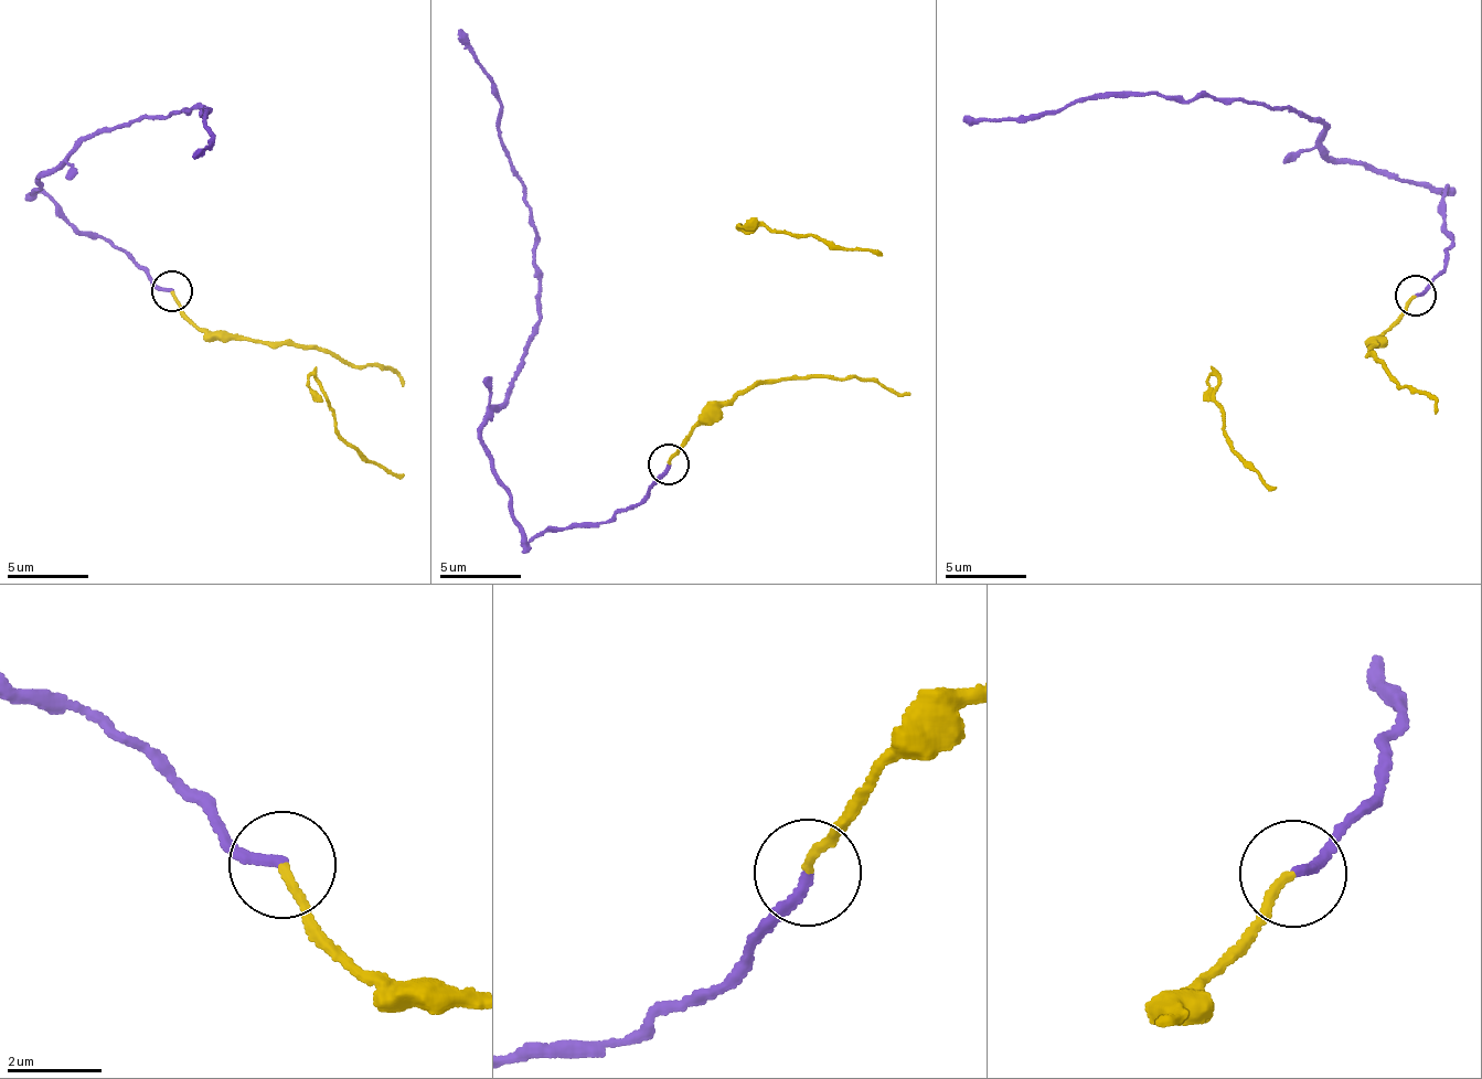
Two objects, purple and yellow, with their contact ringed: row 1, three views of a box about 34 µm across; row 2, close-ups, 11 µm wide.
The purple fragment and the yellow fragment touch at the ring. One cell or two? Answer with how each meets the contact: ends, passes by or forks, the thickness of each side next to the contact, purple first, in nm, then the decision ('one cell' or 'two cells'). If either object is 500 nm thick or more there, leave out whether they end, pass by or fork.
purple ends; yellow ends; calibres 240 and 190 nm; two cells

